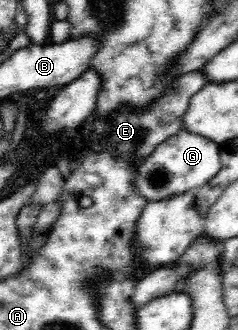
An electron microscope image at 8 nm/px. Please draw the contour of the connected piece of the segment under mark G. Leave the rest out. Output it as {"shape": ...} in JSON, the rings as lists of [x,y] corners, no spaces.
{"shape":[[[182,129],[177,135],[157,145],[155,151],[152,151],[151,155],[148,155],[144,162],[136,167],[137,173],[132,179],[132,185],[137,195],[147,202],[161,201],[173,195],[187,193],[189,190],[205,185],[218,174],[219,152],[219,143]]]}

